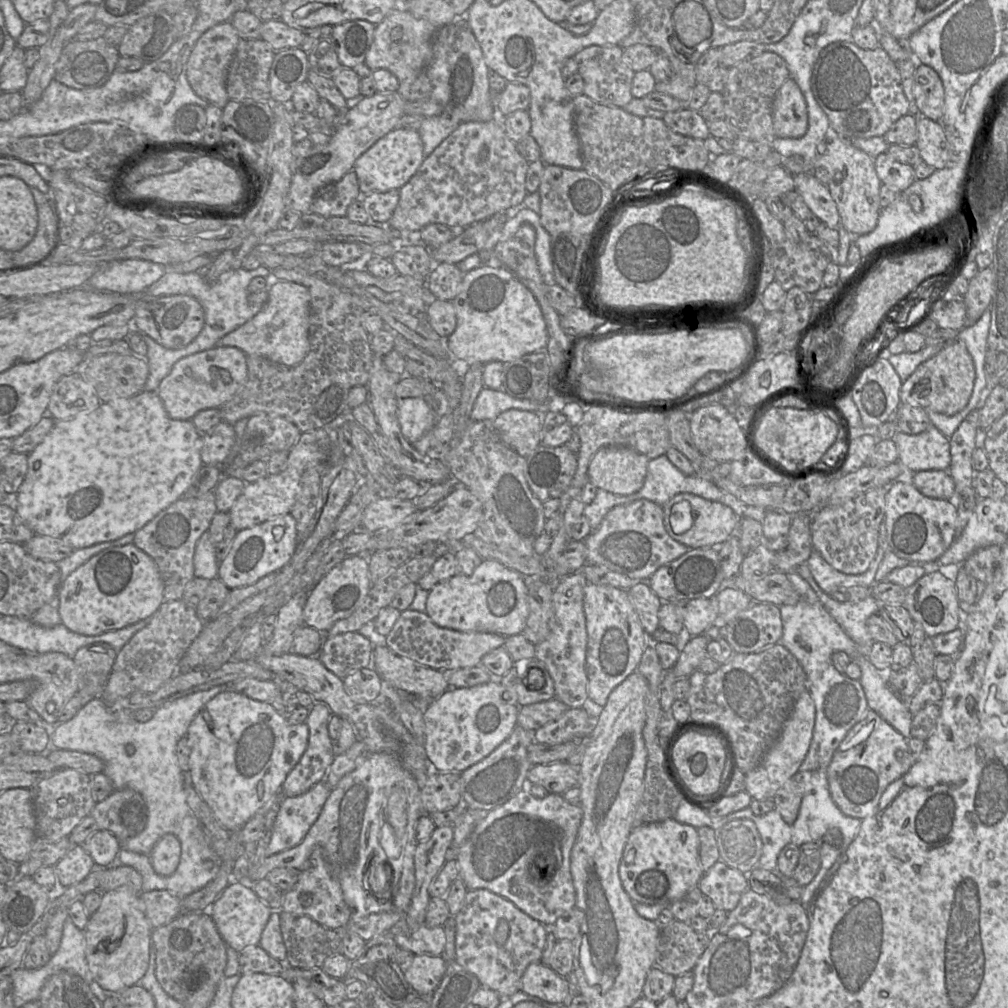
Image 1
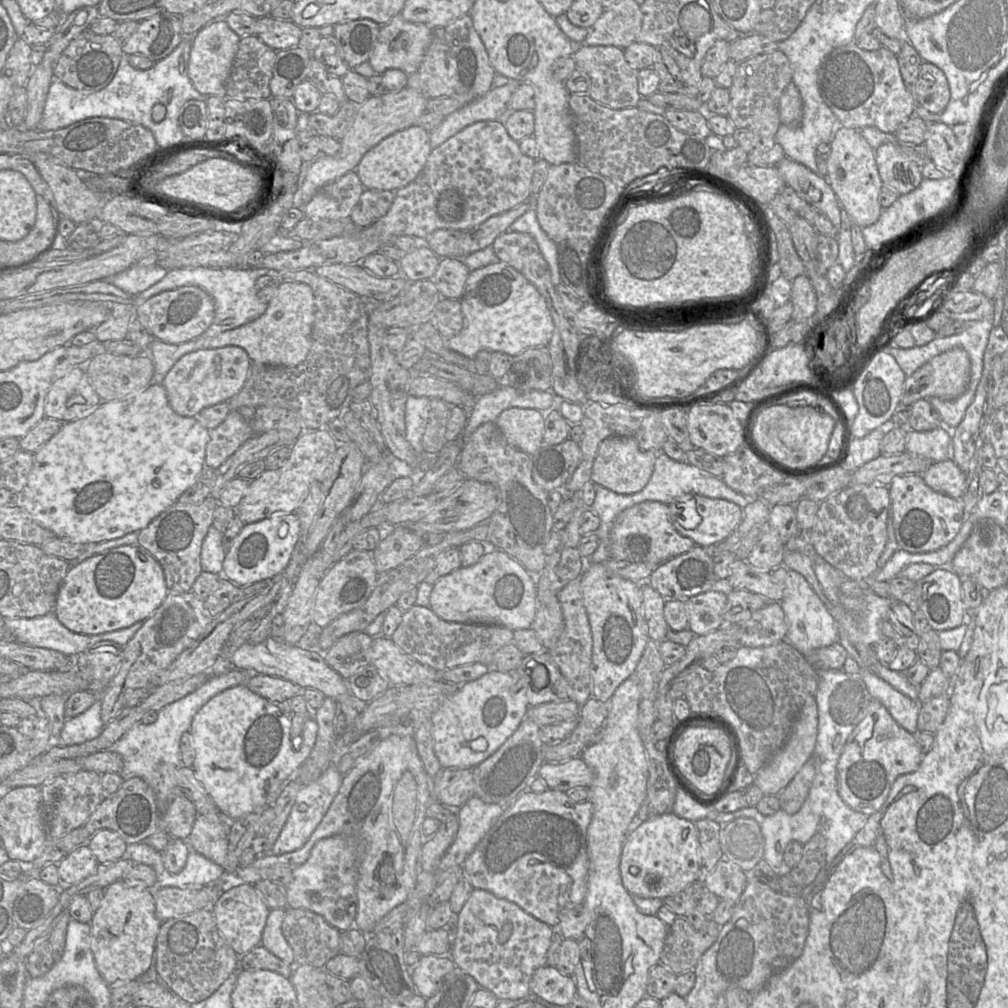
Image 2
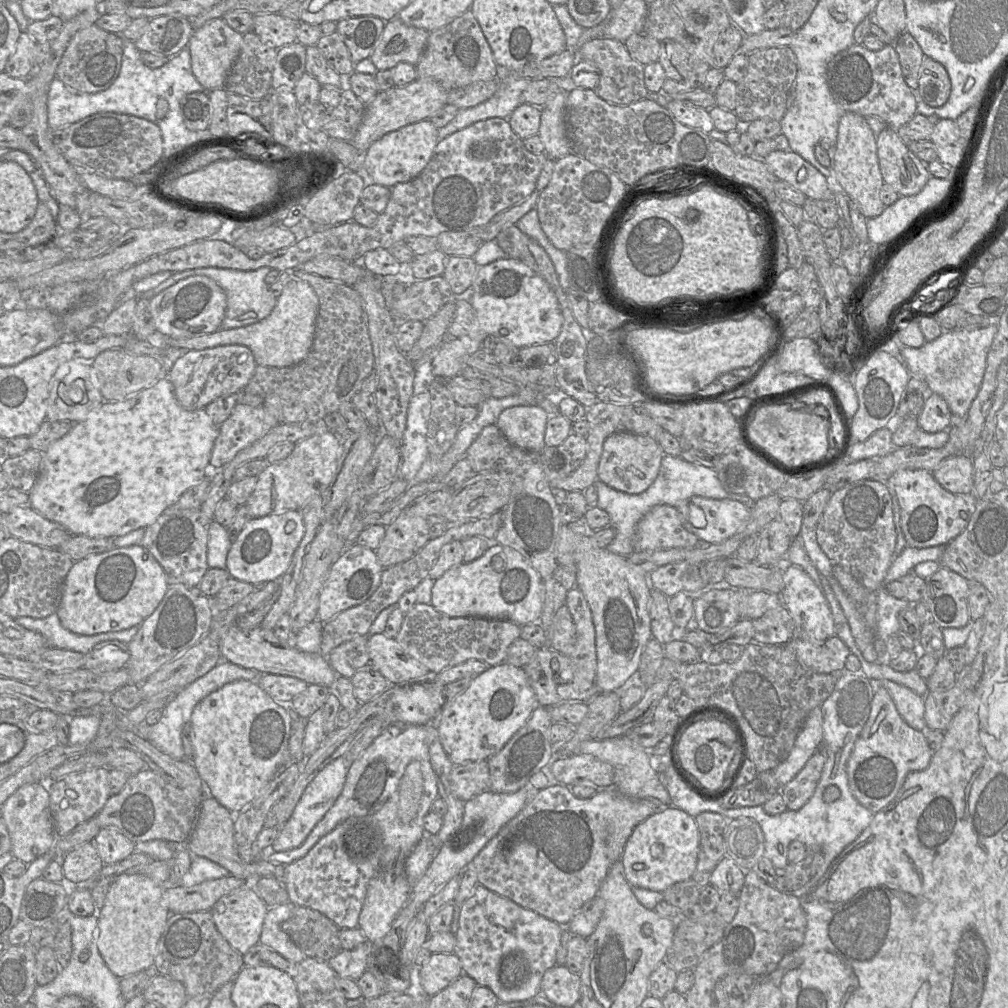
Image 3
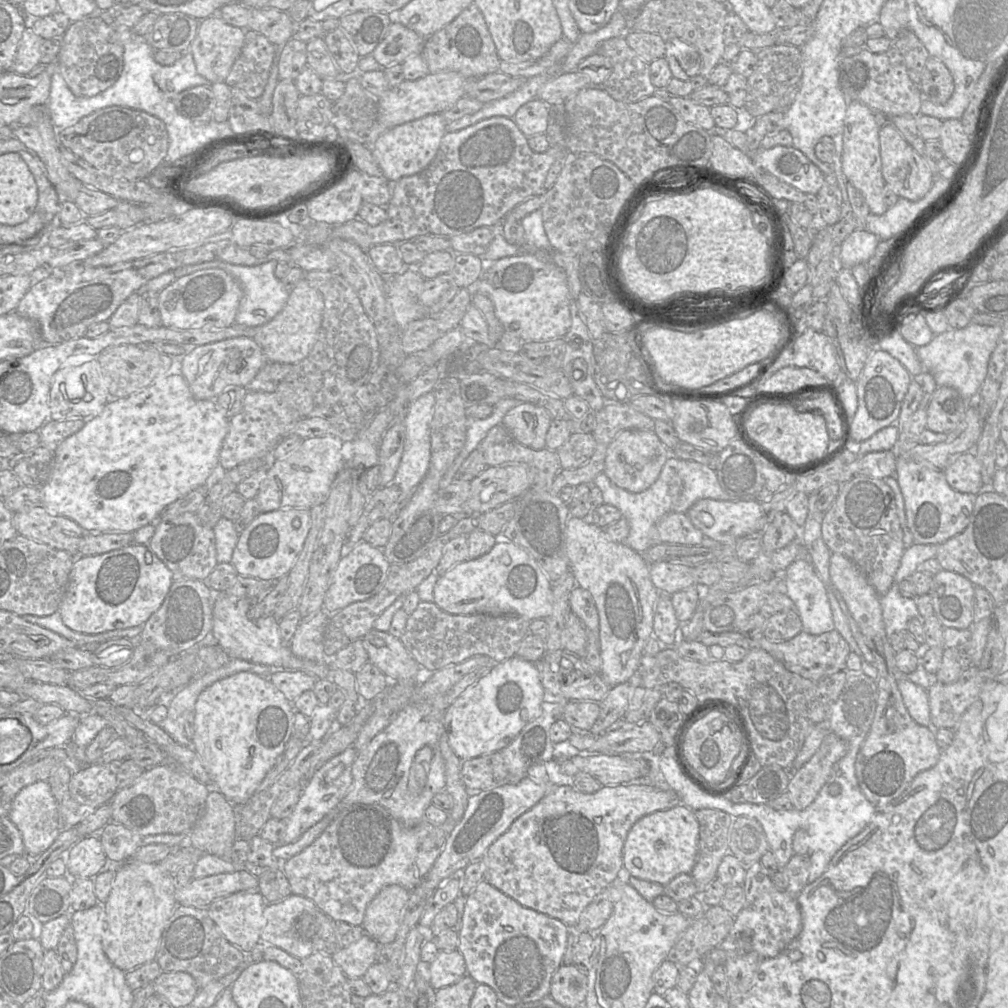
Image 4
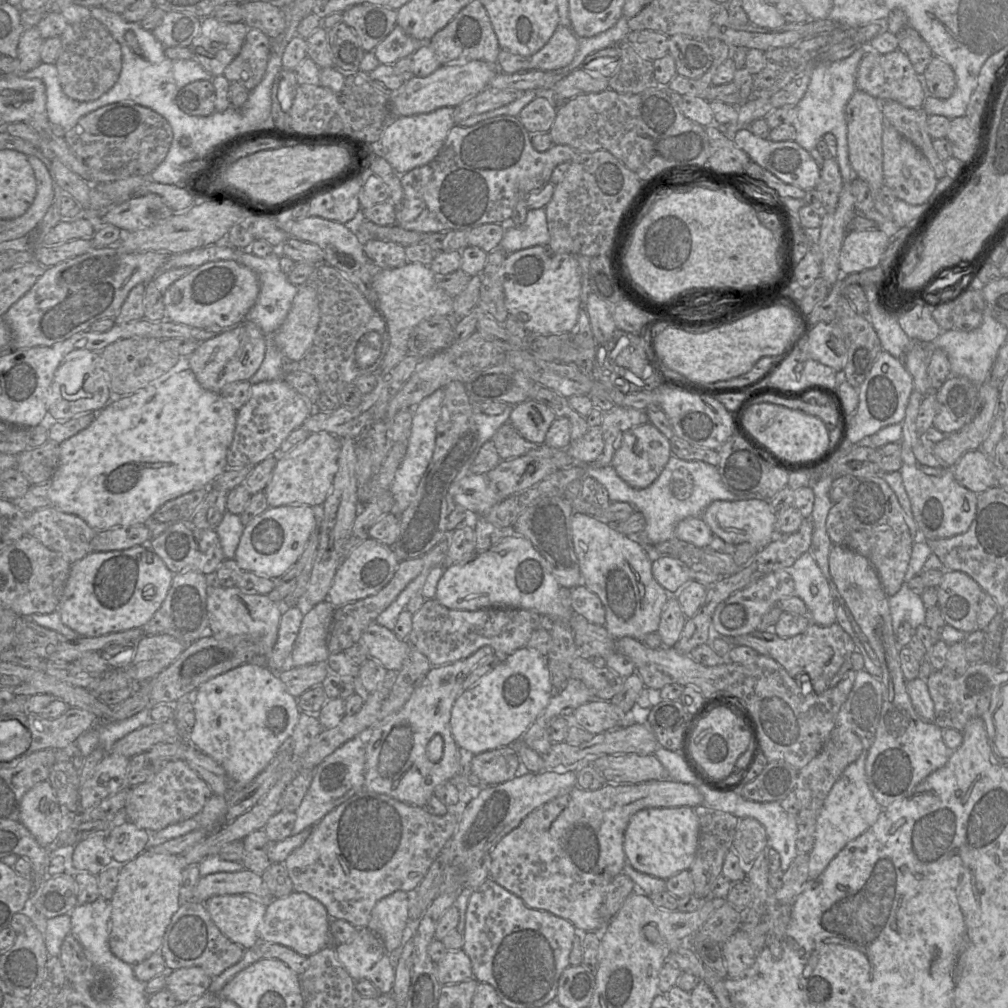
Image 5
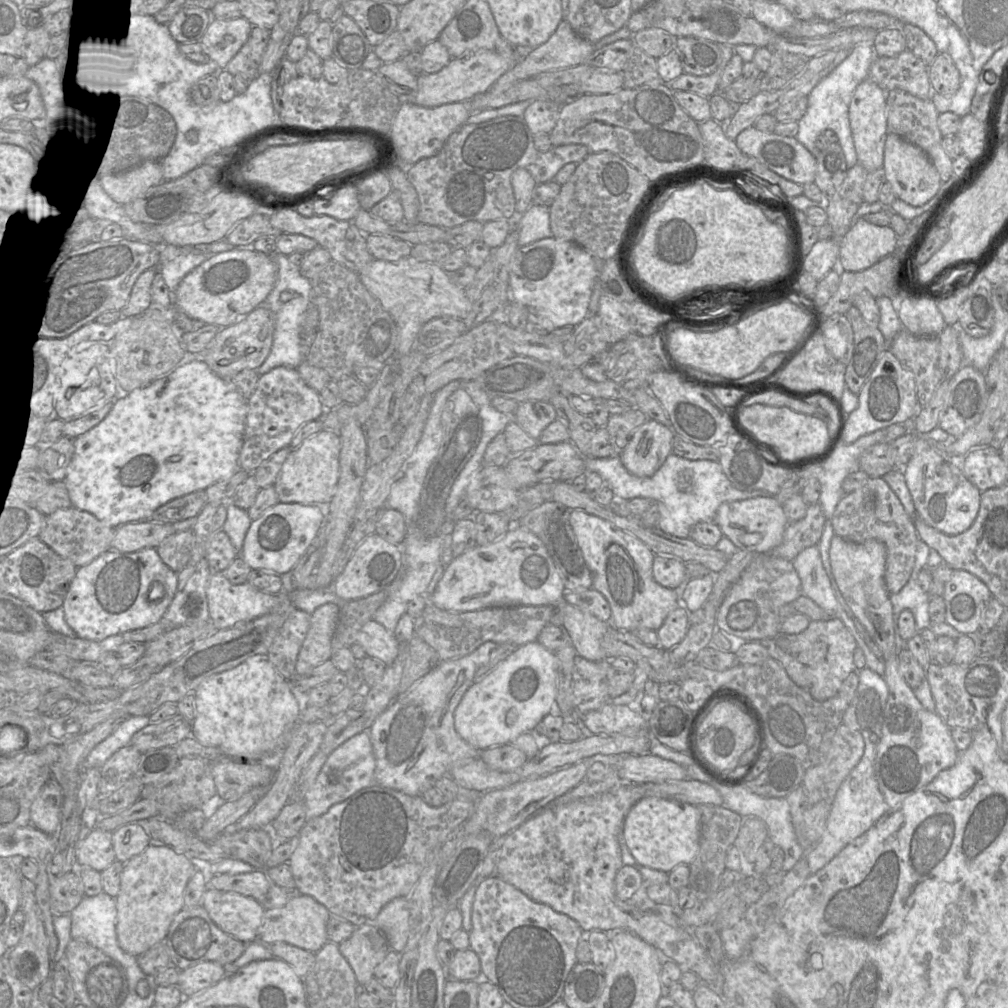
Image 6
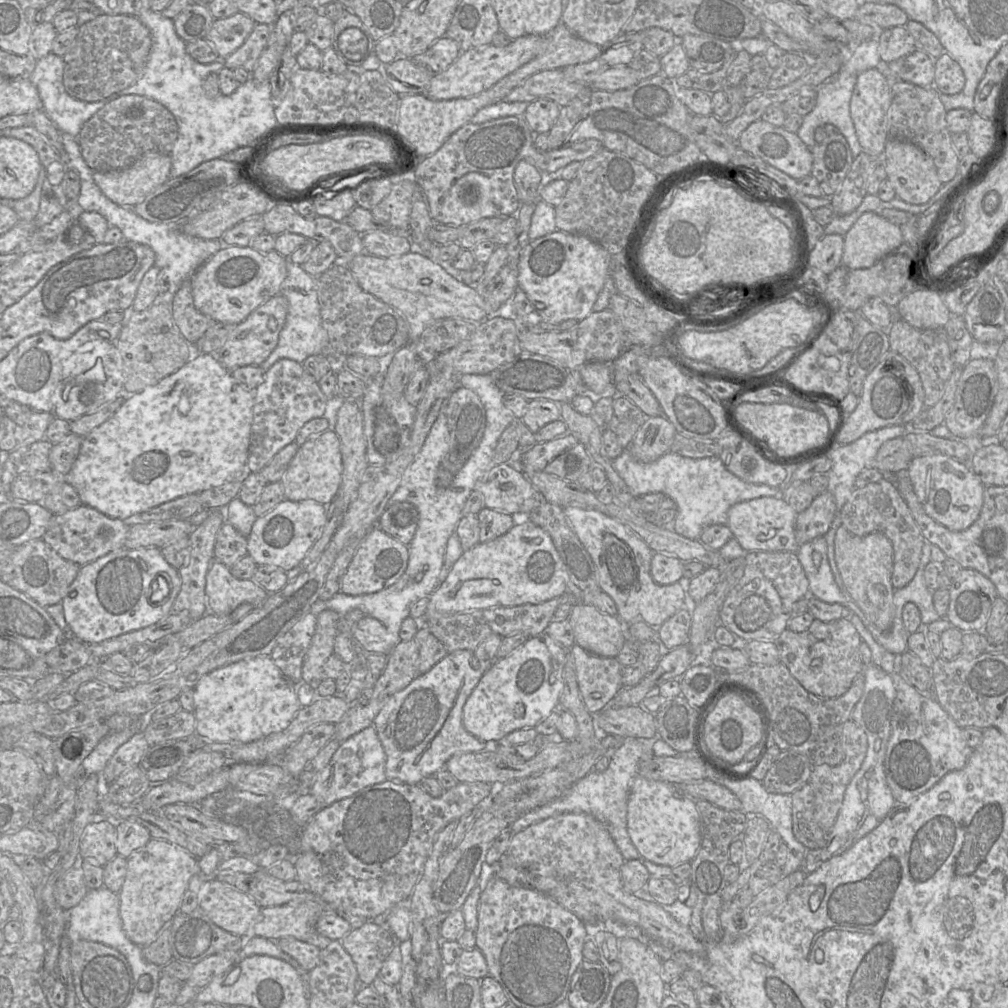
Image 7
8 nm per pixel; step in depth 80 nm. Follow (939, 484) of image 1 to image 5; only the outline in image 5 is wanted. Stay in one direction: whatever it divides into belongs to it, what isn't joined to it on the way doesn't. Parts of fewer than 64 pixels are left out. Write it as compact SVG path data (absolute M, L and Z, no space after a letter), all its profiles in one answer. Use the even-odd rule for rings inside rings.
M976 449L966 452L949 468L959 484L979 494L997 485L998 467L996 461L990 459L981 449Z

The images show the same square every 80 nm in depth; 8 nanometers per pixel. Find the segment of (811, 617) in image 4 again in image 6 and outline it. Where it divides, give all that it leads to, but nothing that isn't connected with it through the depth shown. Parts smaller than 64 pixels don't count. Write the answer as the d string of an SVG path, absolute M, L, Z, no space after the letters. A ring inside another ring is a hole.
M818 546L802 550L793 560L793 565L801 580L802 594L824 609L829 617L834 617L838 601L823 567Z

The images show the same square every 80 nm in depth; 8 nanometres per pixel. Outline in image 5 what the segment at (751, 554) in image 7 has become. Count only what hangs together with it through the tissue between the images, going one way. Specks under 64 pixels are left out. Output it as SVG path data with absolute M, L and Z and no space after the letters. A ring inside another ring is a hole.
M785 569L771 572L747 587L731 594L716 607L712 616L713 630L725 639L757 631L762 617L784 598L794 595L794 581Z

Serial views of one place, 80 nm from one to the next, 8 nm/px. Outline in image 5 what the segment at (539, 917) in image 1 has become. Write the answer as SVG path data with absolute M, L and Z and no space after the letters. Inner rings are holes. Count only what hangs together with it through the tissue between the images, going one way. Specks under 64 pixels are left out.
M670 778L642 783L607 782L596 790L574 786L564 794L528 814L521 823L505 835L489 851L491 865L489 878L515 894L532 909L547 911L571 922L575 928L602 931L607 922L600 914L607 887L625 866L624 833L630 818L646 808L695 808L703 803L703 796L691 785Z

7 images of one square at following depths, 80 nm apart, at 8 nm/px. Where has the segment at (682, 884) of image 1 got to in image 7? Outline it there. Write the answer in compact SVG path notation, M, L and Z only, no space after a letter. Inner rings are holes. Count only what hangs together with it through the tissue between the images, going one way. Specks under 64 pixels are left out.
M637 775L627 804L627 831L645 860L671 868L691 862L701 844L700 815L696 802L684 795L678 784L655 781Z

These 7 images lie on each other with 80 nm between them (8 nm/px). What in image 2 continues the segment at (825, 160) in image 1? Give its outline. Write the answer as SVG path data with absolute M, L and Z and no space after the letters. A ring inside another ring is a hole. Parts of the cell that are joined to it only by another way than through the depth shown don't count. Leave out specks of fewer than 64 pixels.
M837 127L831 142L831 153L827 159L828 183L842 208L845 209L852 223L861 228L873 225L883 210L879 194L883 186L880 178L875 150L861 135L860 130Z

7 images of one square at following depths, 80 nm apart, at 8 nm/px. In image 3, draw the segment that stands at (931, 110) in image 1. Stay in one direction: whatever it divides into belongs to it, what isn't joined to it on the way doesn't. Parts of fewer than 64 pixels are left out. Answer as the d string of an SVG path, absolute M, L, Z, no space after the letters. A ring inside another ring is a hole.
M925 56L918 74L918 90L927 105L942 107L951 93L951 81L945 67Z

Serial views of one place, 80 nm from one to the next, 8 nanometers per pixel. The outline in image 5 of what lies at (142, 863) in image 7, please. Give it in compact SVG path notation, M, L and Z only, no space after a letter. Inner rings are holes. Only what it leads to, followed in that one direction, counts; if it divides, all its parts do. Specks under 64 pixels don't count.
M148 849L120 868L117 887L110 900L109 946L117 958L133 966L160 951L166 928L180 907L183 869L179 856Z

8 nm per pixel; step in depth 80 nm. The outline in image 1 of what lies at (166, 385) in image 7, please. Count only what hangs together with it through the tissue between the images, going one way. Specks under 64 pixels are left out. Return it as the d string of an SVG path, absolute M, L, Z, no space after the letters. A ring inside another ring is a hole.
M142 390L128 397L101 402L96 408L83 411L72 418L55 421L51 431L32 452L28 454L28 470L16 495L12 498L13 507L20 519L37 535L46 535L61 540L74 550L89 547L101 542L116 540L129 533L135 533L151 521L159 512L179 500L192 484L202 467L202 435L199 434L192 420L174 420L164 408L157 391Z

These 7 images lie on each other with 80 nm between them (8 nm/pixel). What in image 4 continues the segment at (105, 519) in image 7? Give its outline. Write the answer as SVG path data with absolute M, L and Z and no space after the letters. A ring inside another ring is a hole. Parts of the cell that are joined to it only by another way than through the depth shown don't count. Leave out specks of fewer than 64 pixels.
M42 505L14 512L12 523L18 535L65 550L73 557L79 556L80 542L88 533L74 520L50 514Z

